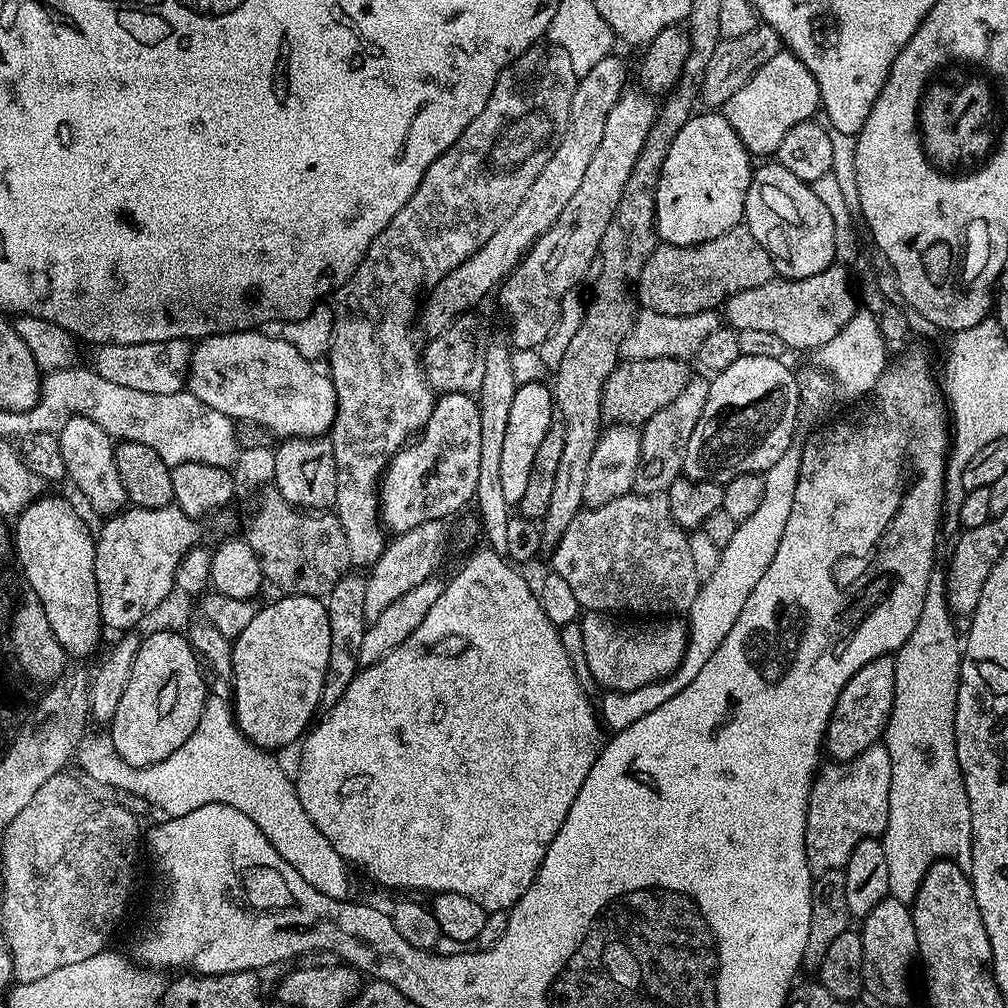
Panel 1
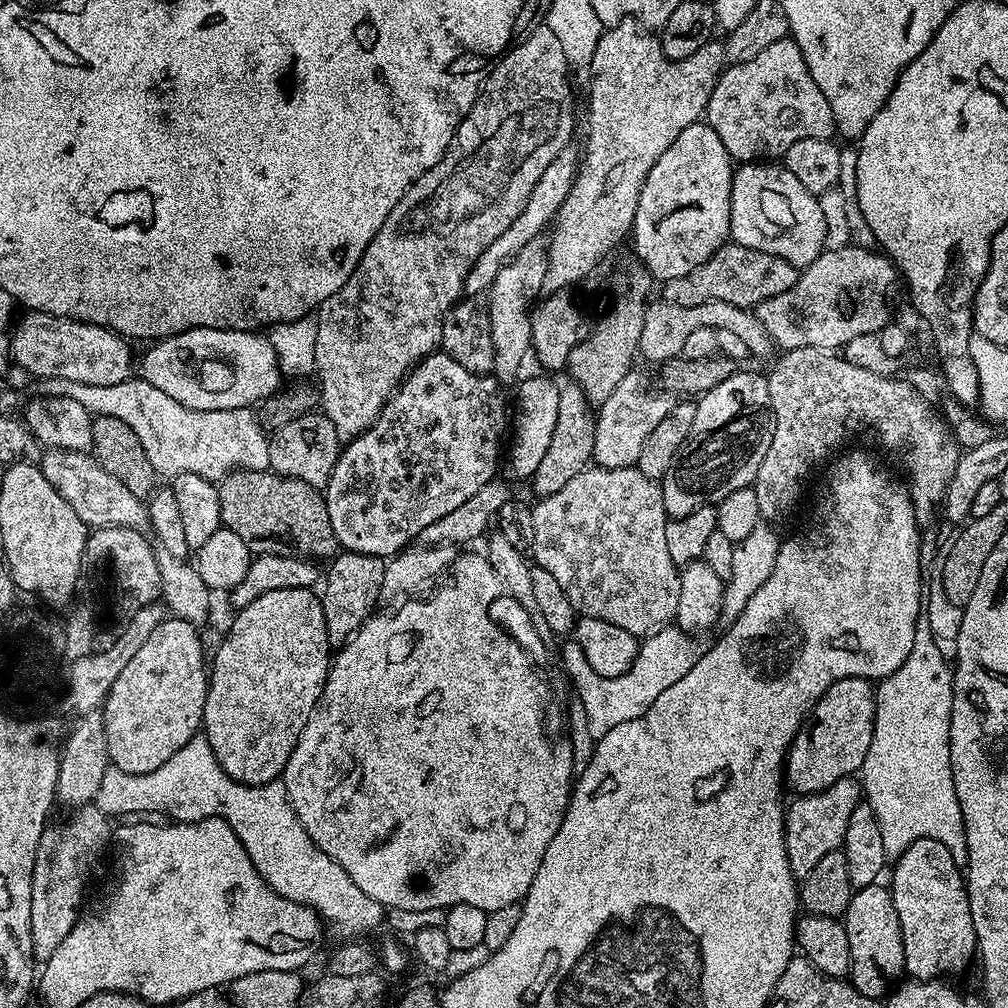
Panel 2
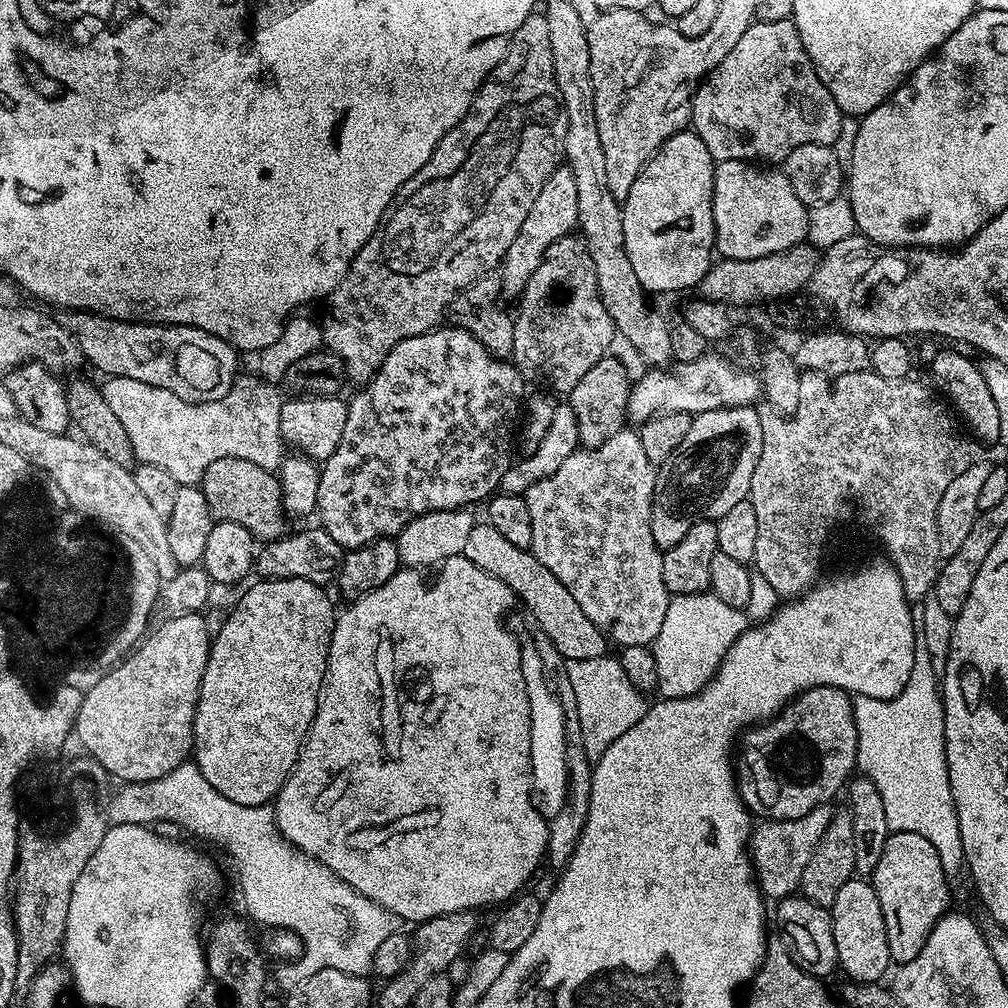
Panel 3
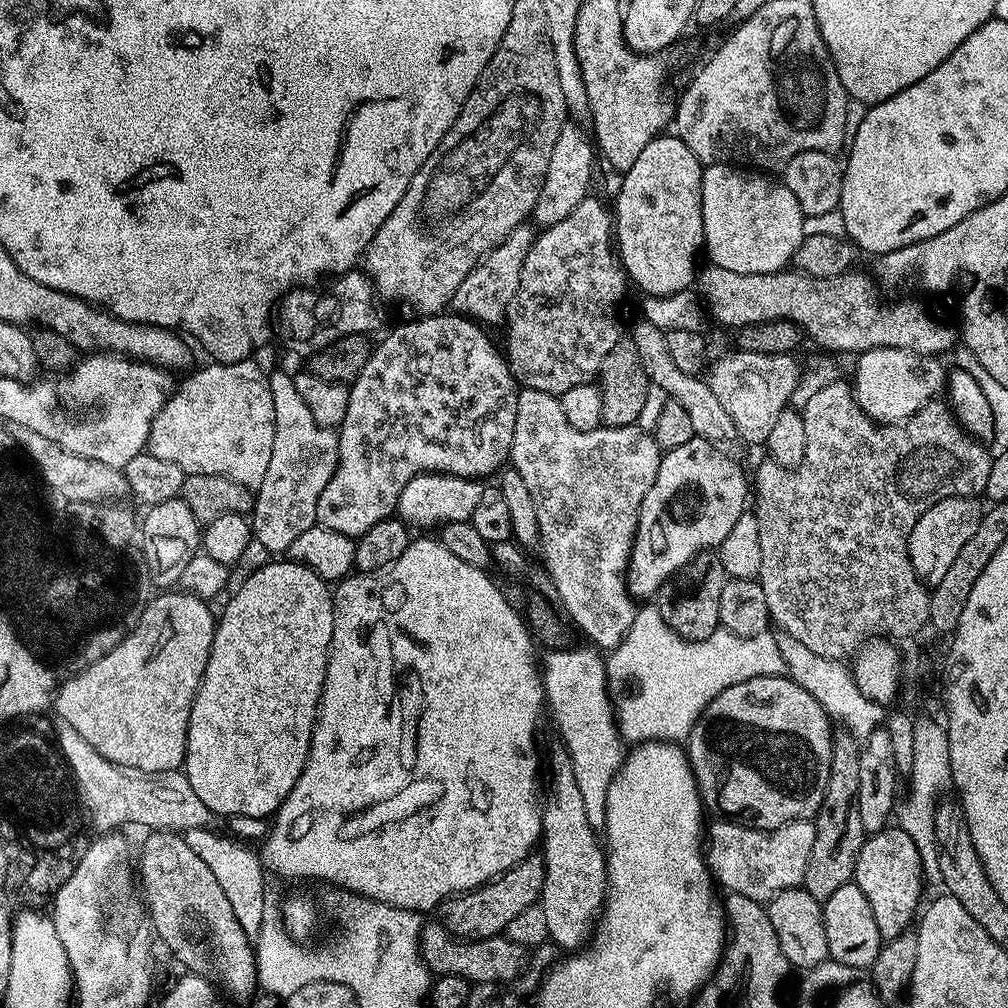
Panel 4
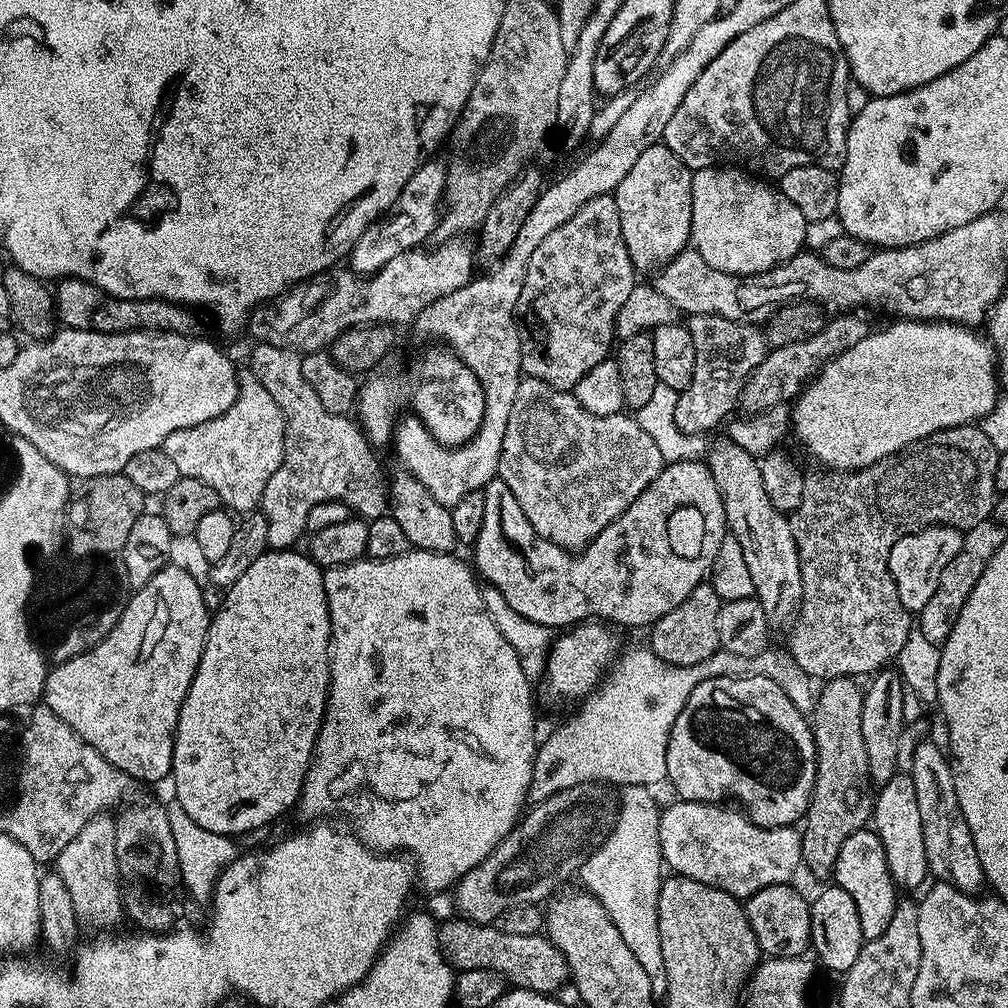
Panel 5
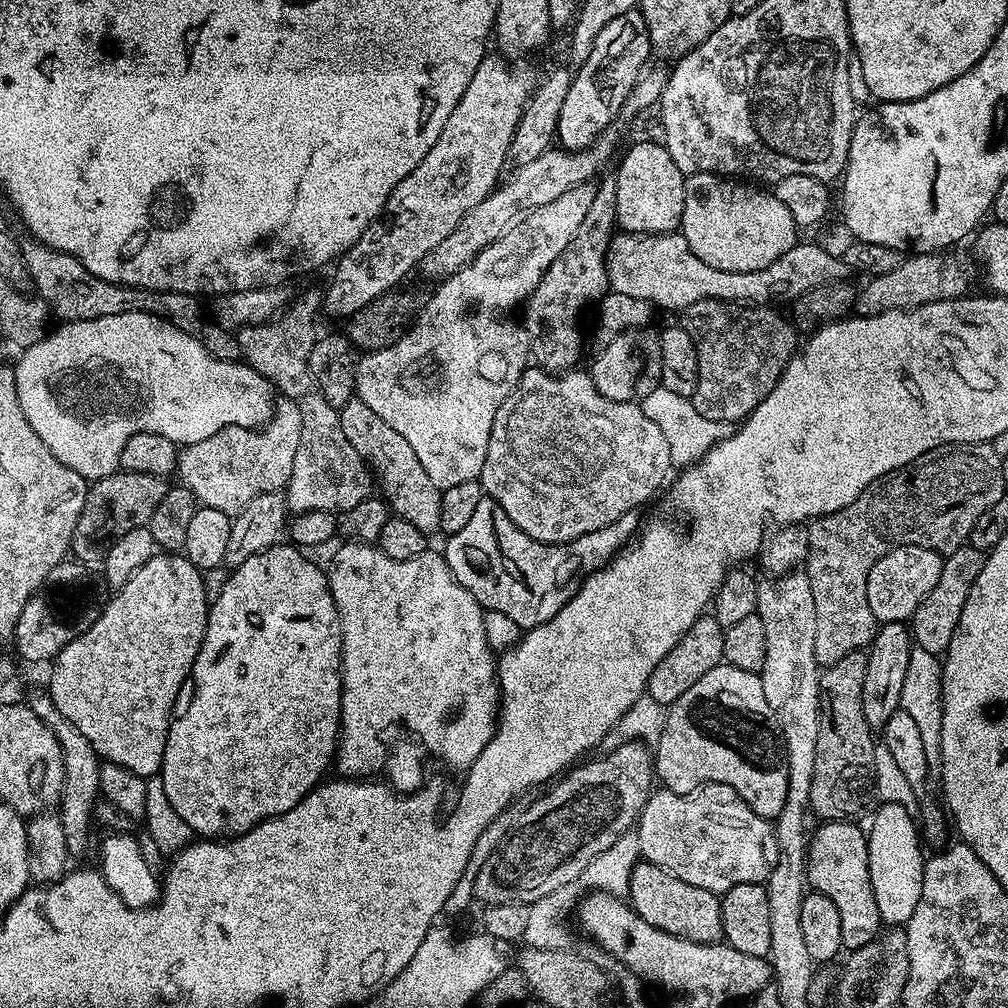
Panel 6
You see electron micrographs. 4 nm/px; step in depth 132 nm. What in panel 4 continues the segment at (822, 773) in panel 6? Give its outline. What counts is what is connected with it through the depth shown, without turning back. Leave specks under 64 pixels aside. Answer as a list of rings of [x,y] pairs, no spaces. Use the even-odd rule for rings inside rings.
[[[846,730],[837,731],[832,737],[830,776],[826,778],[824,797],[814,817],[814,850],[810,850],[810,862],[806,862],[802,885],[815,900],[821,902],[828,900],[834,890],[846,886],[855,877],[856,859],[866,839],[862,818],[856,805],[860,749],[861,745],[856,737]]]

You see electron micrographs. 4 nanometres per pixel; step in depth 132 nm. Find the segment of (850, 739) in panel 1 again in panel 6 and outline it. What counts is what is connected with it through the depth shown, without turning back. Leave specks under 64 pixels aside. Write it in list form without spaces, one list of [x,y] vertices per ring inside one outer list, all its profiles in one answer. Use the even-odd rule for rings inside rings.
[[[720,663],[714,666],[714,670],[709,670],[703,676],[698,678],[698,682],[694,682],[694,686],[690,686],[690,690],[686,690],[686,694],[682,694],[682,698],[678,698],[667,709],[664,718],[664,729],[660,732],[660,739],[654,744],[654,776],[657,781],[660,780],[665,789],[669,792],[677,792],[678,794],[686,794],[699,788],[701,784],[728,784],[737,792],[741,798],[750,806],[750,810],[754,810],[758,815],[765,818],[774,818],[782,810],[782,806],[786,806],[786,790],[788,789],[788,750],[784,745],[784,735],[780,729],[778,718],[774,714],[774,710],[770,710],[770,702],[766,702],[766,694],[762,691],[762,682],[759,675],[746,670],[738,670],[738,666],[730,666],[726,663]]]

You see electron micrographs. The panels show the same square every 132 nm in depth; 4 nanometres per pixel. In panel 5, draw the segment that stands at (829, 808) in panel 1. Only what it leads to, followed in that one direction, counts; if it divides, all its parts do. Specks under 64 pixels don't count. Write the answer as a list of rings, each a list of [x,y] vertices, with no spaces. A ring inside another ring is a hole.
[[[677,799],[675,803],[661,811],[658,826],[663,863],[675,875],[694,878],[703,884],[712,884],[737,898],[747,898],[766,886],[789,883],[793,879],[791,876],[795,874],[796,867],[801,867],[801,833],[795,827],[759,828],[743,811],[735,807],[724,808],[728,806],[721,806],[716,802]]]

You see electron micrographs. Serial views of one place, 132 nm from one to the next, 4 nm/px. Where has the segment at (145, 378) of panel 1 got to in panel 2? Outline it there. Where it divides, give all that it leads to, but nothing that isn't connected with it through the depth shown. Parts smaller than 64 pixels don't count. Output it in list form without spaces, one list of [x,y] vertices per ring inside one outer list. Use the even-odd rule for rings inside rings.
[[[25,311],[10,332],[10,360],[41,381],[66,378],[86,386],[118,386],[134,376],[133,345],[117,332],[97,324],[55,316],[49,312]]]

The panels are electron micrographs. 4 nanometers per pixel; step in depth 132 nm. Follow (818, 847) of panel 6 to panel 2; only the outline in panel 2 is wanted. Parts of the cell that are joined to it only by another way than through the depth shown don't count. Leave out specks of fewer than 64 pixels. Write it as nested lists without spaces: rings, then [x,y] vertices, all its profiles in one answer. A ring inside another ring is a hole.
[[[918,838],[912,845],[900,856],[895,857],[893,866],[890,868],[890,876],[892,872],[892,884],[890,883],[890,891],[894,898],[894,910],[898,910],[898,926],[902,926],[902,950],[904,951],[904,970],[905,973],[913,980],[934,980],[937,978],[947,977],[947,972],[960,972],[967,966],[971,960],[977,955],[976,947],[976,931],[974,930],[974,918],[970,914],[970,902],[968,901],[968,890],[966,887],[966,876],[962,871],[961,865],[953,858],[952,852],[946,846],[942,846],[942,842],[938,842],[934,838]]]

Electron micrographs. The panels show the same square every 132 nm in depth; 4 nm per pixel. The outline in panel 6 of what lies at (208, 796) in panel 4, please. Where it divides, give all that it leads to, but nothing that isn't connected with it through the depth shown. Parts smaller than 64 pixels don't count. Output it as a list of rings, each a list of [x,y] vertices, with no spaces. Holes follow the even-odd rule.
[[[288,542],[275,544],[270,550],[262,550],[262,554],[254,554],[254,558],[246,558],[246,562],[231,569],[222,595],[211,601],[206,634],[190,677],[192,701],[185,706],[181,716],[179,713],[173,719],[172,725],[168,728],[166,750],[158,773],[162,778],[170,806],[178,812],[178,816],[187,826],[192,828],[193,833],[201,837],[220,838],[225,834],[239,834],[253,828],[255,824],[261,824],[271,816],[286,814],[286,810],[298,806],[304,795],[325,779],[324,771],[333,767],[336,745],[340,738],[340,699],[344,681],[344,677],[340,675],[340,619],[334,606],[325,569],[320,569],[314,561],[307,560],[303,555],[307,556],[299,547]]]

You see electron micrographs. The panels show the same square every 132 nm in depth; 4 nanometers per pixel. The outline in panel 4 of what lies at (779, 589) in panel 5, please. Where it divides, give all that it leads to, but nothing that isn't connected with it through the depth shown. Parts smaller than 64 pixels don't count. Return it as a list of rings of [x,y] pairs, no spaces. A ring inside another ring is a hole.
[[[647,322],[639,323],[633,326],[630,338],[634,342],[634,346],[638,346],[638,358],[642,362],[642,370],[646,370],[648,375],[648,383],[660,386],[665,391],[667,399],[678,402],[678,406],[682,406],[682,410],[686,410],[695,435],[713,442],[735,441],[737,435],[734,422],[730,418],[730,414],[726,414],[722,402],[718,402],[714,390],[710,390],[707,379],[691,376],[678,370],[678,366],[674,366],[674,362],[670,359],[670,350],[666,350],[666,338],[660,328]]]

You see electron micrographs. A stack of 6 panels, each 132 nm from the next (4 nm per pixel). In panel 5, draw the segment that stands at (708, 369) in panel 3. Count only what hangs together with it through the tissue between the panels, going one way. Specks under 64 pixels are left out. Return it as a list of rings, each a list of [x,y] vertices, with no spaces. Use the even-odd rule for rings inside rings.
[[[856,310],[833,315],[833,320],[831,317],[824,328],[814,334],[814,338],[806,338],[806,342],[794,342],[794,346],[771,349],[768,357],[743,381],[739,407],[745,408],[745,413],[755,414],[779,403],[795,401],[826,361],[842,354],[842,350],[850,350],[850,346],[862,342],[862,338],[868,336],[870,325],[864,316],[867,315]]]

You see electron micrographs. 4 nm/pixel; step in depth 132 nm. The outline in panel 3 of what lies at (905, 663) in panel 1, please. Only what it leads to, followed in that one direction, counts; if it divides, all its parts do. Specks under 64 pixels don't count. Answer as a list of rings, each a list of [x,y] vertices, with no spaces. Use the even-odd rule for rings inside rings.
[[[924,634],[917,635],[914,650],[914,670],[910,670],[910,679],[902,686],[902,694],[893,700],[856,696],[852,702],[854,720],[858,730],[858,754],[856,762],[859,771],[869,776],[878,786],[882,797],[882,806],[886,810],[889,833],[909,832],[922,834],[930,841],[930,846],[938,850],[942,858],[944,873],[950,878],[964,876],[966,865],[962,850],[962,834],[958,830],[958,814],[954,806],[954,794],[950,794],[950,774],[946,766],[946,746],[944,745],[944,697],[942,684],[938,679],[938,668],[932,665],[932,652],[928,649],[928,640]],[[876,728],[888,728],[888,733],[876,732]],[[881,756],[881,760],[872,760]]]

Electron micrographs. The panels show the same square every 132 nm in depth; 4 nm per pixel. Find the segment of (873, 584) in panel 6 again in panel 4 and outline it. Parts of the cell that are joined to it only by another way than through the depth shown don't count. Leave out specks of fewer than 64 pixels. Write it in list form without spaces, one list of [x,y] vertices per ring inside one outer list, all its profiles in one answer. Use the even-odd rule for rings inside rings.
[[[971,496],[942,498],[929,506],[926,514],[918,518],[918,522],[914,522],[914,530],[908,539],[908,557],[918,579],[929,586],[942,582],[942,577],[945,576],[947,568],[954,563],[958,550],[962,550],[970,534],[978,530],[978,522],[982,515],[980,502]]]

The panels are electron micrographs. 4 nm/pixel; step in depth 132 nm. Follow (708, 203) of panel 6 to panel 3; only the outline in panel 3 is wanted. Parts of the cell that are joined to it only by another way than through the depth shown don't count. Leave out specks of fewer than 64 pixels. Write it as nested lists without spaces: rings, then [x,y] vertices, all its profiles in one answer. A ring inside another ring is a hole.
[[[721,160],[714,174],[714,226],[716,227],[715,251],[726,260],[749,260],[786,250],[795,244],[805,243],[808,234],[808,209],[798,202],[794,186],[783,171],[771,172],[771,167],[757,166],[747,160]]]

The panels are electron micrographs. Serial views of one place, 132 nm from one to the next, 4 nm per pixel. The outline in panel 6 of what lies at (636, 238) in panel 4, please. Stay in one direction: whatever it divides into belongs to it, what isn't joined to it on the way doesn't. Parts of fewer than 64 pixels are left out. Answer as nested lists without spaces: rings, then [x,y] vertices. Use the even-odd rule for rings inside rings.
[[[644,140],[636,144],[620,160],[616,177],[616,223],[625,232],[641,236],[660,236],[664,232],[675,232],[682,222],[682,206],[686,202],[684,182],[686,173],[674,166],[674,158],[664,149],[663,143]]]

